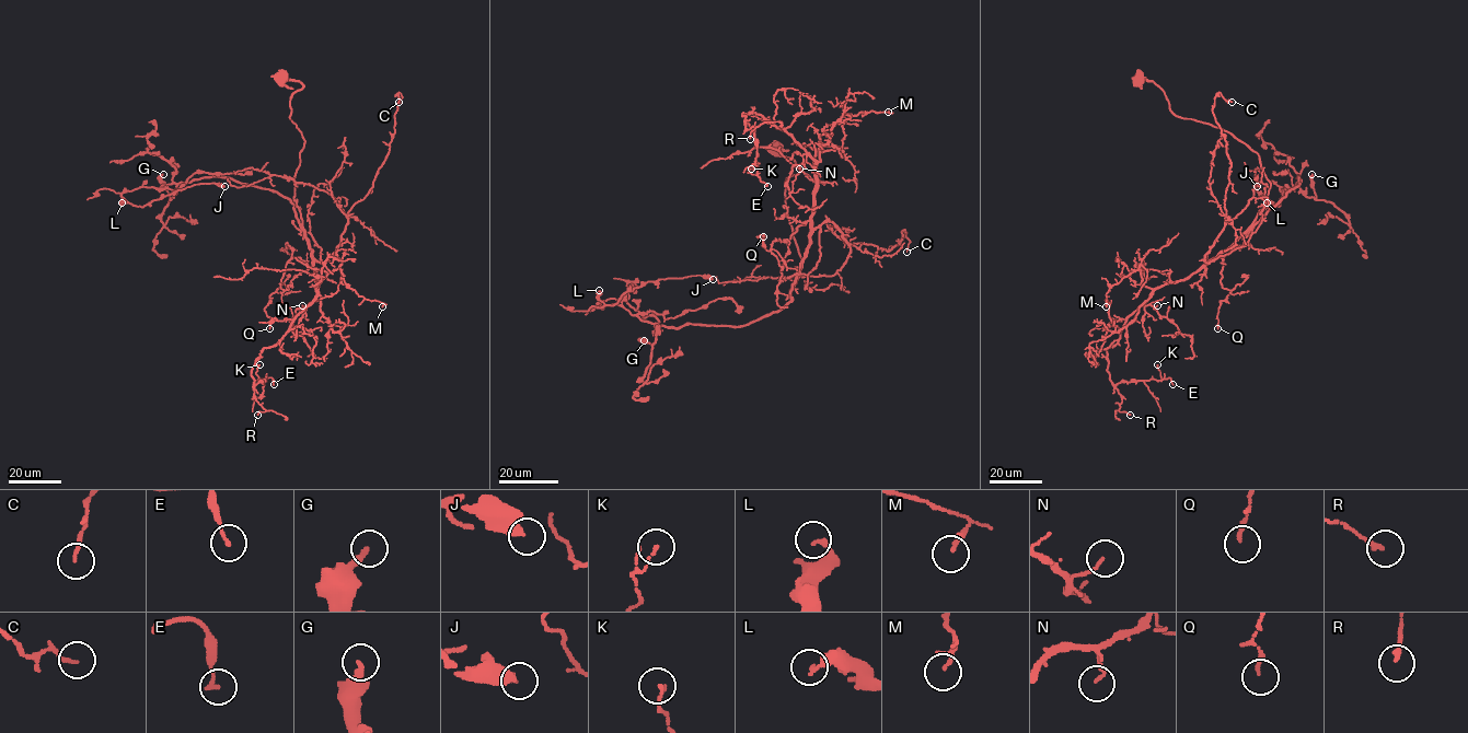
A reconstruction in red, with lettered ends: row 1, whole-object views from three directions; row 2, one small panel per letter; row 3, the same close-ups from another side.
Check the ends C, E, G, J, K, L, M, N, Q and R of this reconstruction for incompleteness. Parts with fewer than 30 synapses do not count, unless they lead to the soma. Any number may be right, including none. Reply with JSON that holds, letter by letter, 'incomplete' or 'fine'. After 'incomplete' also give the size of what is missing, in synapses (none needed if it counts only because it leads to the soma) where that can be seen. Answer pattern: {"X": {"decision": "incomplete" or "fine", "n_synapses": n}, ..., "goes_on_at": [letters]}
{"C": {"decision": "fine"}, "E": {"decision": "fine"}, "G": {"decision": "fine"}, "J": {"decision": "fine"}, "K": {"decision": "fine"}, "L": {"decision": "fine"}, "M": {"decision": "fine"}, "N": {"decision": "fine"}, "Q": {"decision": "fine"}, "R": {"decision": "fine"}, "goes_on_at": []}

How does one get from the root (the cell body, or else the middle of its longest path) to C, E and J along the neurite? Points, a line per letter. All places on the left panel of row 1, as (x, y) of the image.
C: (279, 78), (303, 84), (290, 100), (304, 140), (295, 200), (322, 263), (372, 186), (399, 102)
E: (279, 78), (303, 84), (290, 100), (304, 140), (295, 200), (316, 297), (252, 370), (254, 386), (274, 384)
J: (279, 78), (303, 84), (301, 225), (282, 196), (220, 177), (120, 196), (143, 207), (224, 186)

